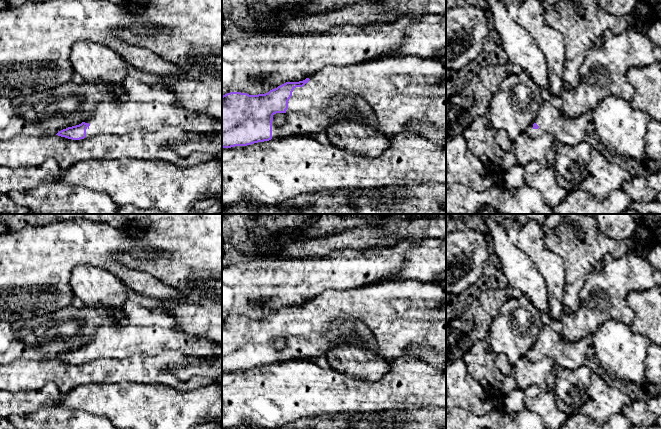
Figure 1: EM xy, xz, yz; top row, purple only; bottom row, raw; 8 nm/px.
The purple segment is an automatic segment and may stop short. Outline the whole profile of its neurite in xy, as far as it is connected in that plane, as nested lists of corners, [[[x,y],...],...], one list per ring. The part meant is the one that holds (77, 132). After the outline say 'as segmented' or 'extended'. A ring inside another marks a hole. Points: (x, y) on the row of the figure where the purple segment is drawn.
[[[158,102],[97,104],[85,122],[59,131],[56,135],[80,140],[96,135],[125,135],[135,130],[159,130],[174,126],[197,134],[222,133],[222,121],[201,113],[193,113],[175,105]]]; extended

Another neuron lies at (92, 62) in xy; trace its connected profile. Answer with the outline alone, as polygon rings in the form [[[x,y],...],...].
[[[79,41],[72,47],[70,60],[78,80],[88,83],[100,81],[113,90],[113,102],[126,101],[118,96],[118,90],[124,88],[128,70],[112,49],[91,41]]]

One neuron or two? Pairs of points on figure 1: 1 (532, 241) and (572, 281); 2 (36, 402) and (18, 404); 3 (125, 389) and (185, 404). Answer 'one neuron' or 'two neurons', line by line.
1: two neurons
2: one neuron
3: one neuron

